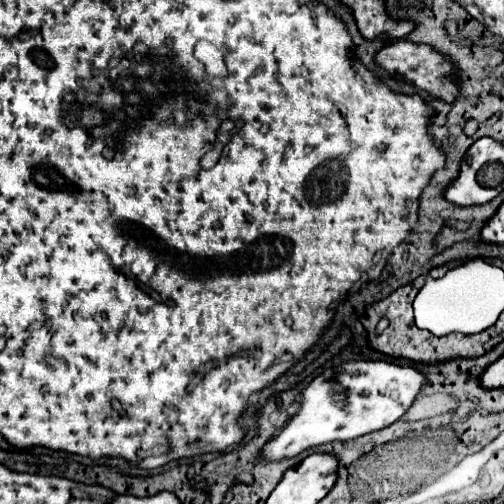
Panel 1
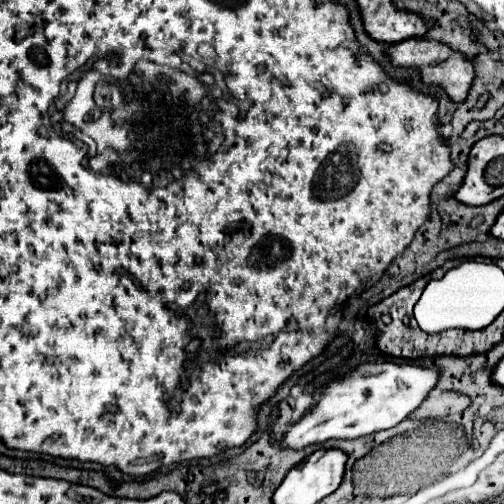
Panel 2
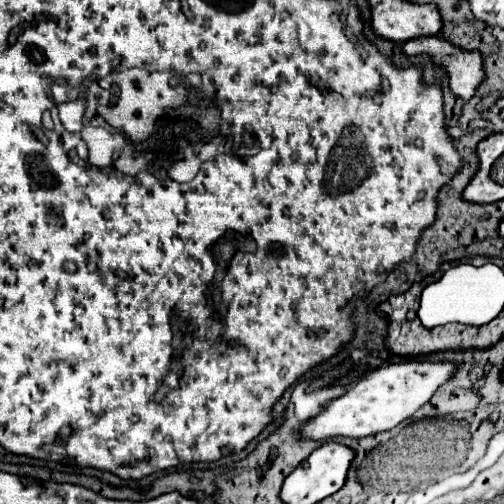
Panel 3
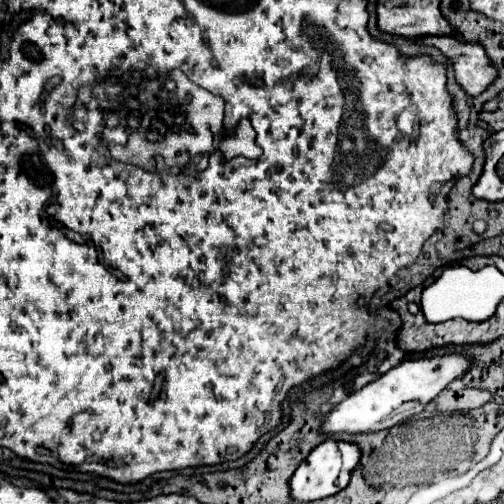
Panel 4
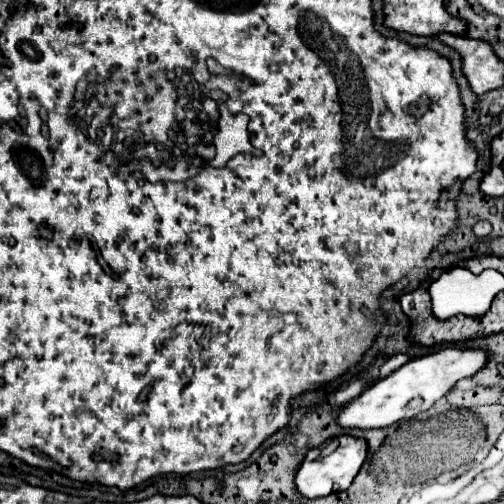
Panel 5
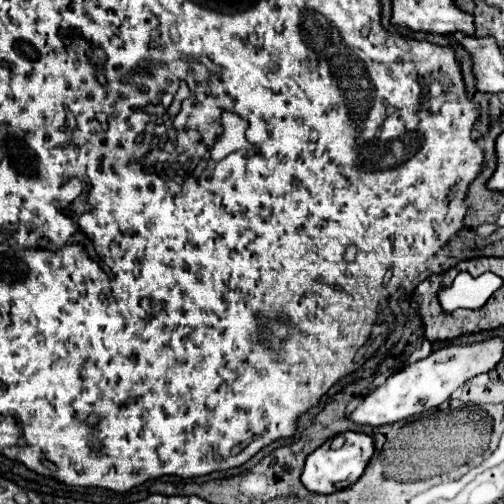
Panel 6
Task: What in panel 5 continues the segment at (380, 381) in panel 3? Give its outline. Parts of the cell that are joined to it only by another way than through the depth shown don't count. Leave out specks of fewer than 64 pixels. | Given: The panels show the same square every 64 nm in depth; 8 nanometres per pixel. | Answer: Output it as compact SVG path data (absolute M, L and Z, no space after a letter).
M446 348L442 352L432 352L420 358L414 358L400 366L390 376L378 380L366 388L360 396L350 400L344 408L338 410L334 422L340 428L386 428L400 420L410 420L420 412L426 412L438 398L442 398L458 380L472 376L486 364L486 352L482 350L458 350Z

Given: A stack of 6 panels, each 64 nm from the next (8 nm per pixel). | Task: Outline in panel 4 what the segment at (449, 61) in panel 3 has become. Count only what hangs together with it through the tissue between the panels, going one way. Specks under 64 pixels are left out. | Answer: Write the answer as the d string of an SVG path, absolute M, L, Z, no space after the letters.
M424 36L416 42L440 50L452 62L456 82L470 98L484 92L492 78L496 78L496 70L480 44L462 44L454 36Z

